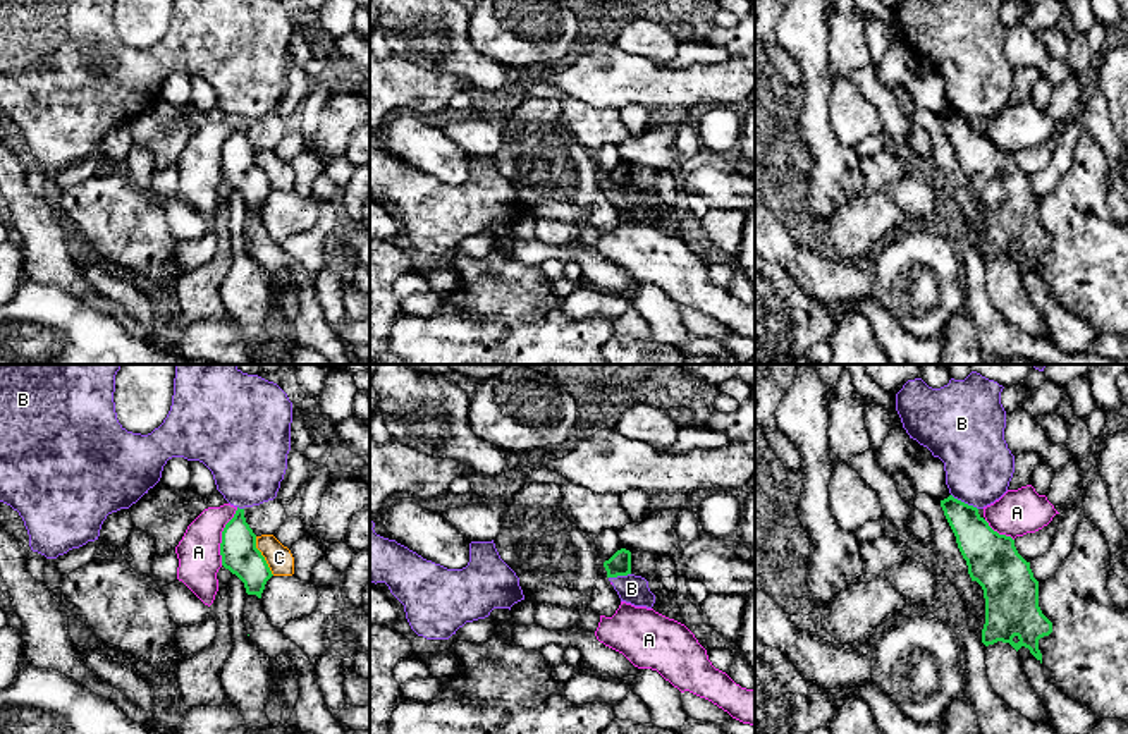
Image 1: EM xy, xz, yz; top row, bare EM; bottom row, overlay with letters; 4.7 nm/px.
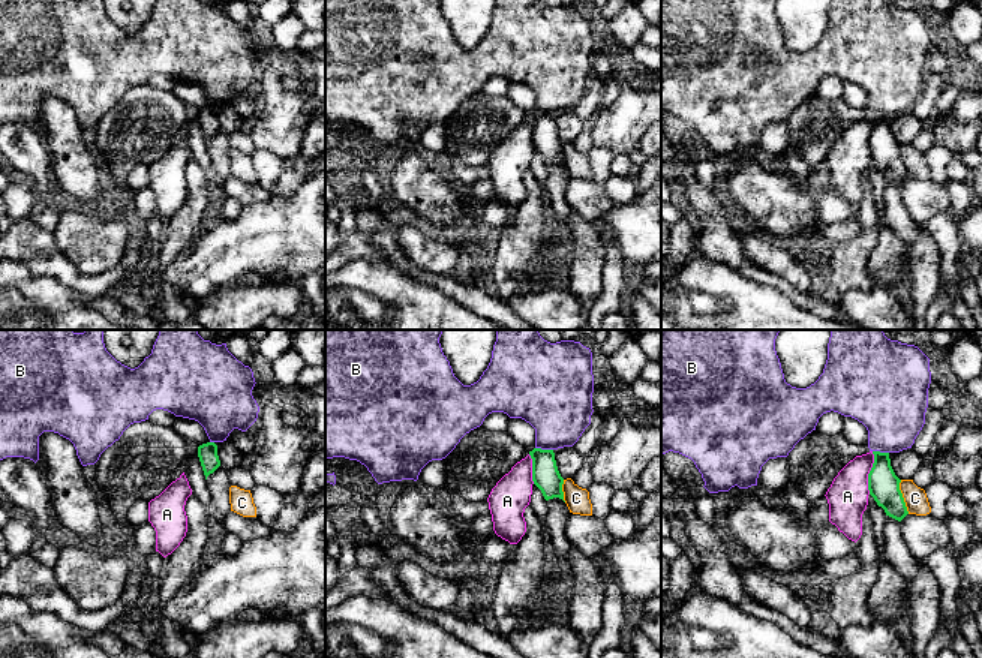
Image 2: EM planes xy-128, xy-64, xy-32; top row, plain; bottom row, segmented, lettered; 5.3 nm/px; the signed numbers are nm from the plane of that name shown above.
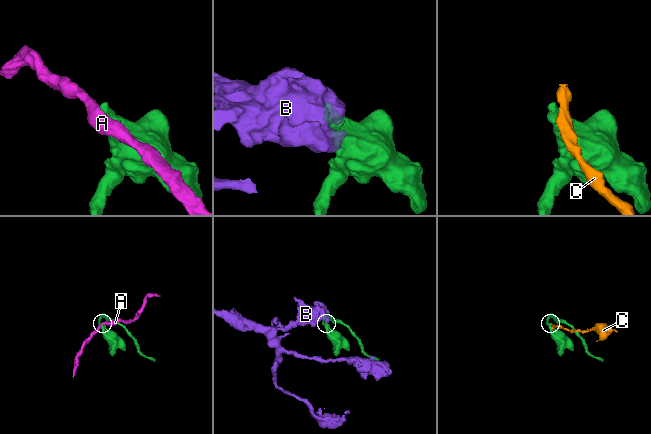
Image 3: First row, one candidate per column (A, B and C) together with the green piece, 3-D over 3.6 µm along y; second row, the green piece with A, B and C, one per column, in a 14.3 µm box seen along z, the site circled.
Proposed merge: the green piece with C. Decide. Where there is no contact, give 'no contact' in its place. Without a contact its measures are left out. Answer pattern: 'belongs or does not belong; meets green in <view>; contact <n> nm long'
does not belong; meets green in xy; contact 200 nm long

